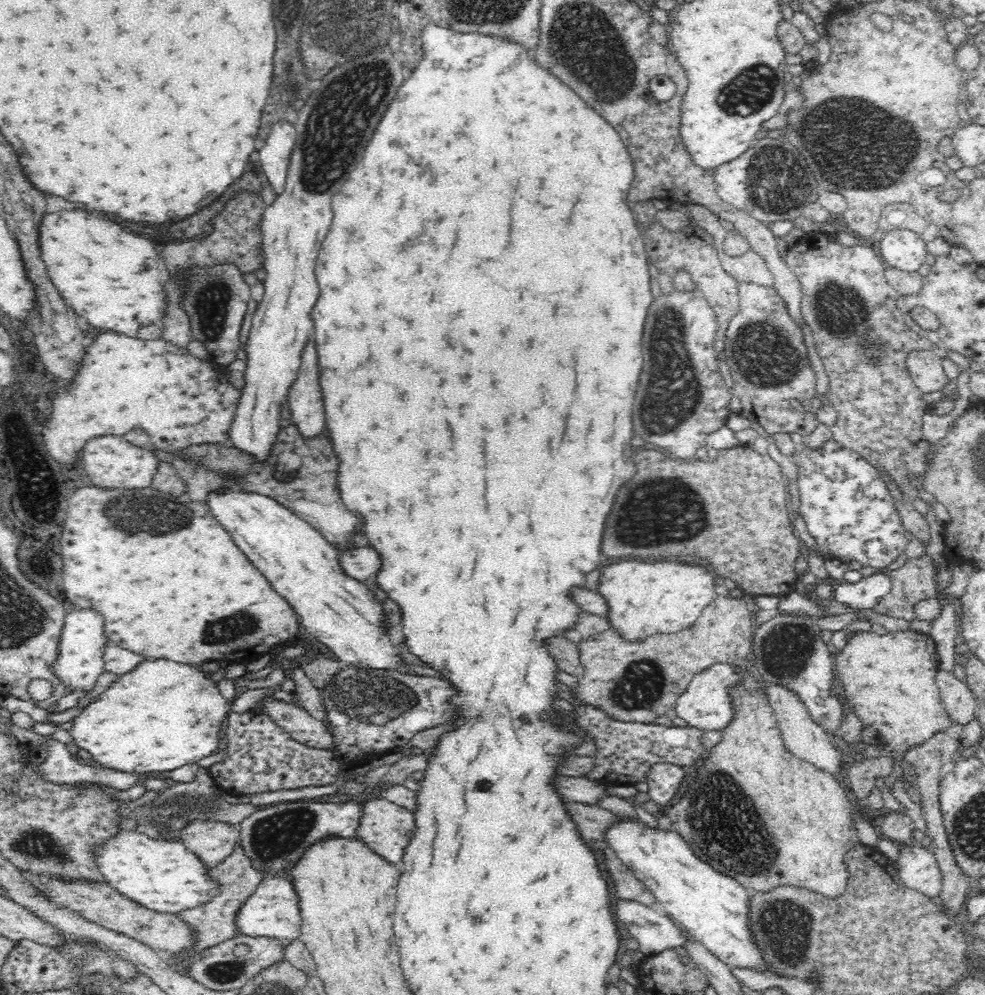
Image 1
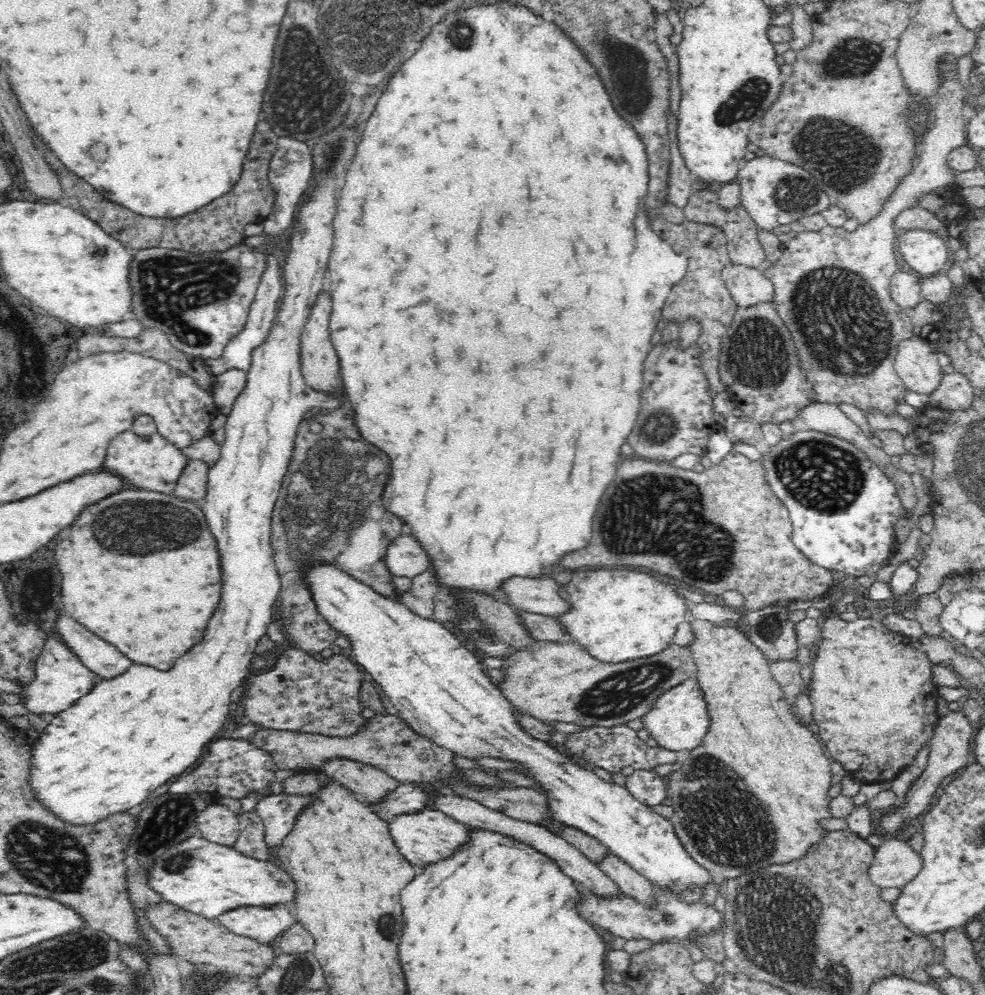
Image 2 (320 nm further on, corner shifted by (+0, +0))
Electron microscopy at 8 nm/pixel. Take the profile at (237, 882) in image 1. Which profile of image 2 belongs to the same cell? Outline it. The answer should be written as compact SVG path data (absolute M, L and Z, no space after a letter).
M254 812L240 813L239 837L234 844L234 849L242 856L269 862L270 846L264 842L265 828L262 819Z

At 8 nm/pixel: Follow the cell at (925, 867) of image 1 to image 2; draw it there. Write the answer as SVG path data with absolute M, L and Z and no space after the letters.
M887 837L882 846L876 847L868 876L882 888L902 889L913 881L921 868L924 868L922 855L912 848L910 842Z

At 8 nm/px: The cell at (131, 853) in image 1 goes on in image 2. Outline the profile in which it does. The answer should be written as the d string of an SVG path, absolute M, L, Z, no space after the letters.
M192 835L181 840L178 844L160 852L151 862L147 870L147 887L159 895L161 900L173 904L175 907L192 912L208 919L216 919L225 912L246 905L270 905L280 902L291 902L290 880L286 880L283 868L270 862L262 862L242 856L233 847L216 844L204 840L201 836Z

